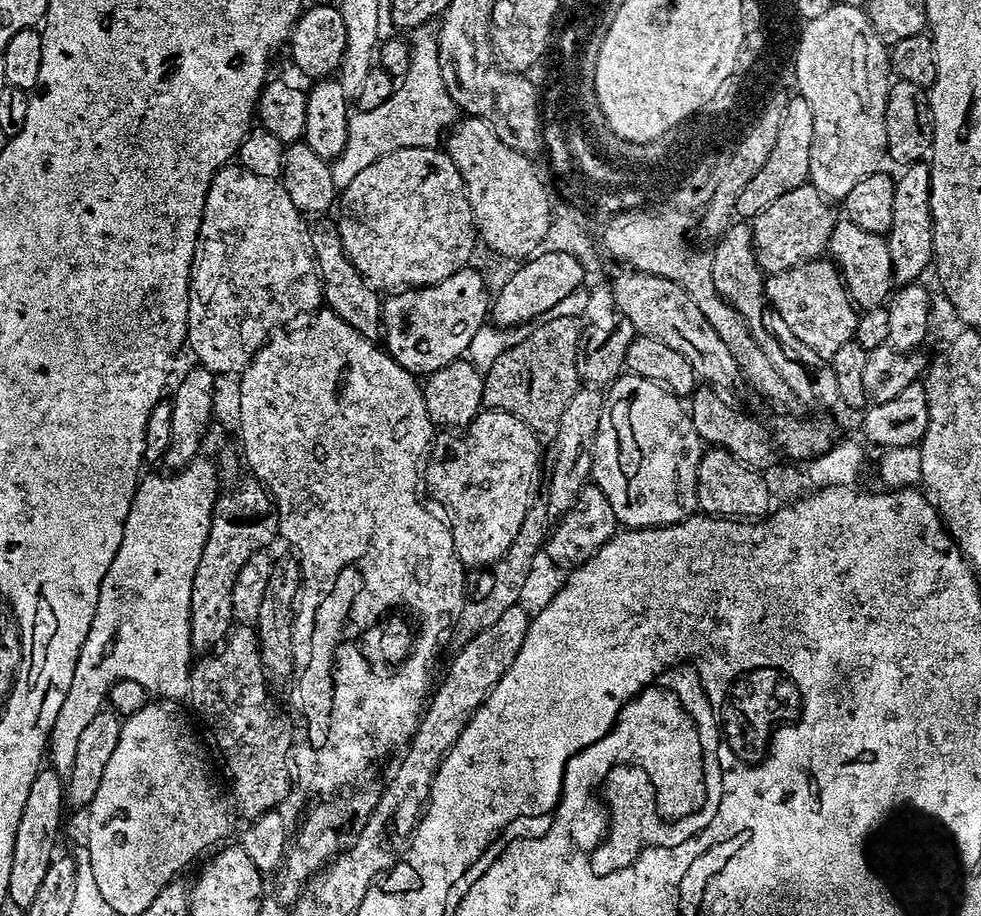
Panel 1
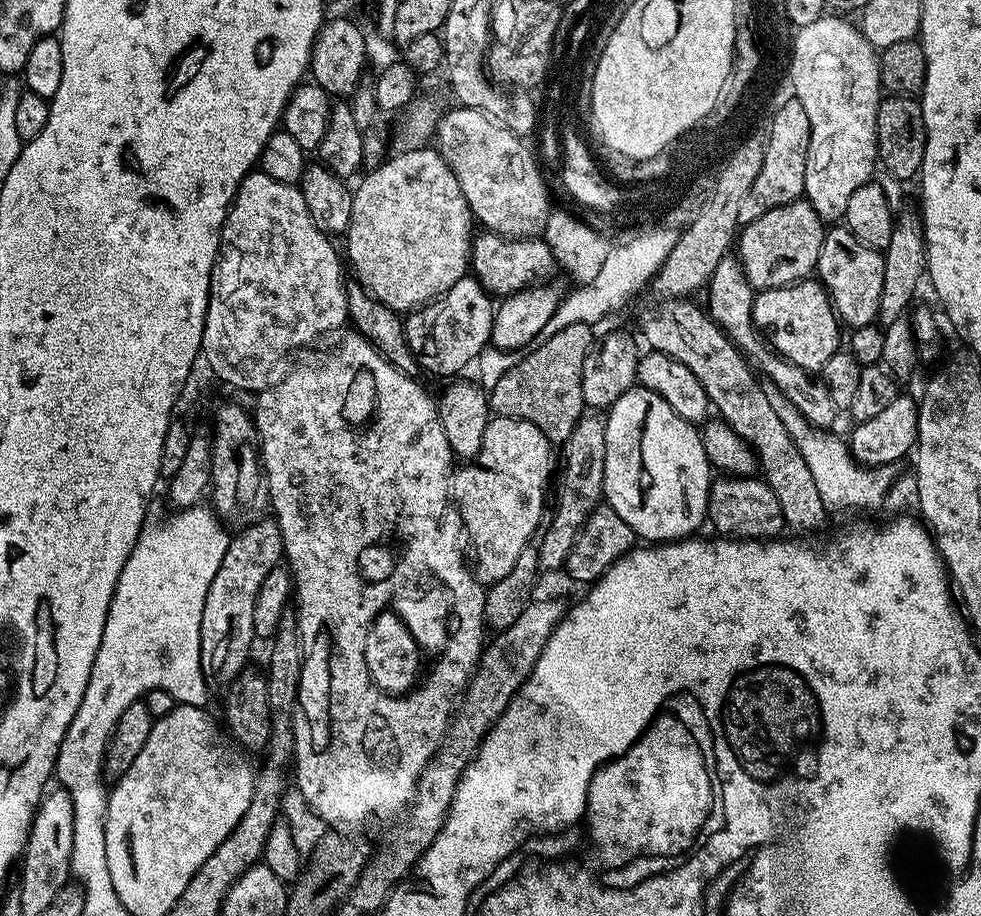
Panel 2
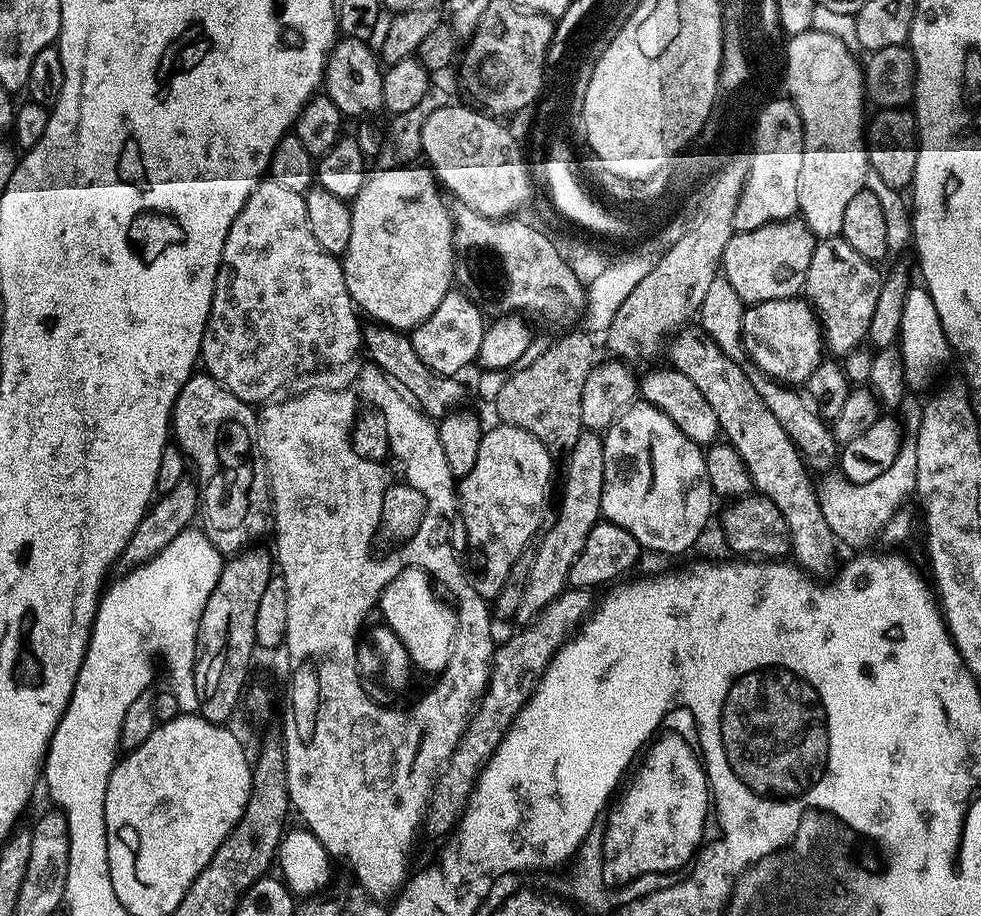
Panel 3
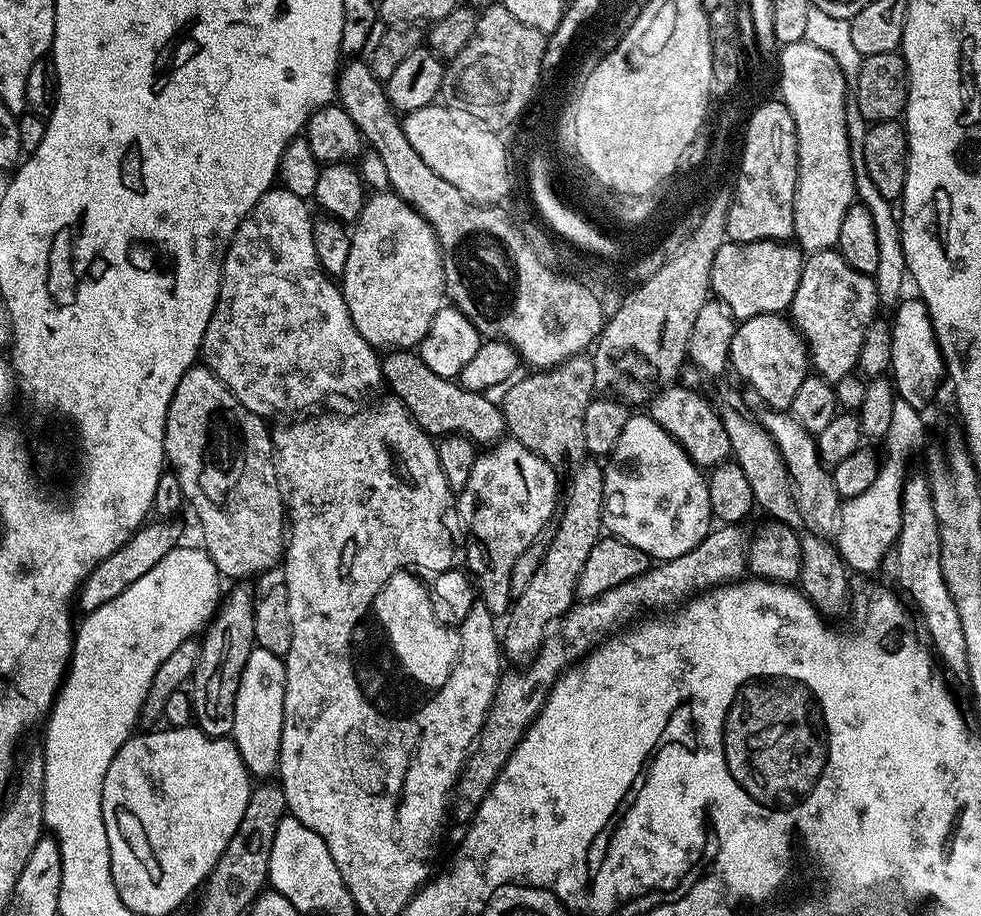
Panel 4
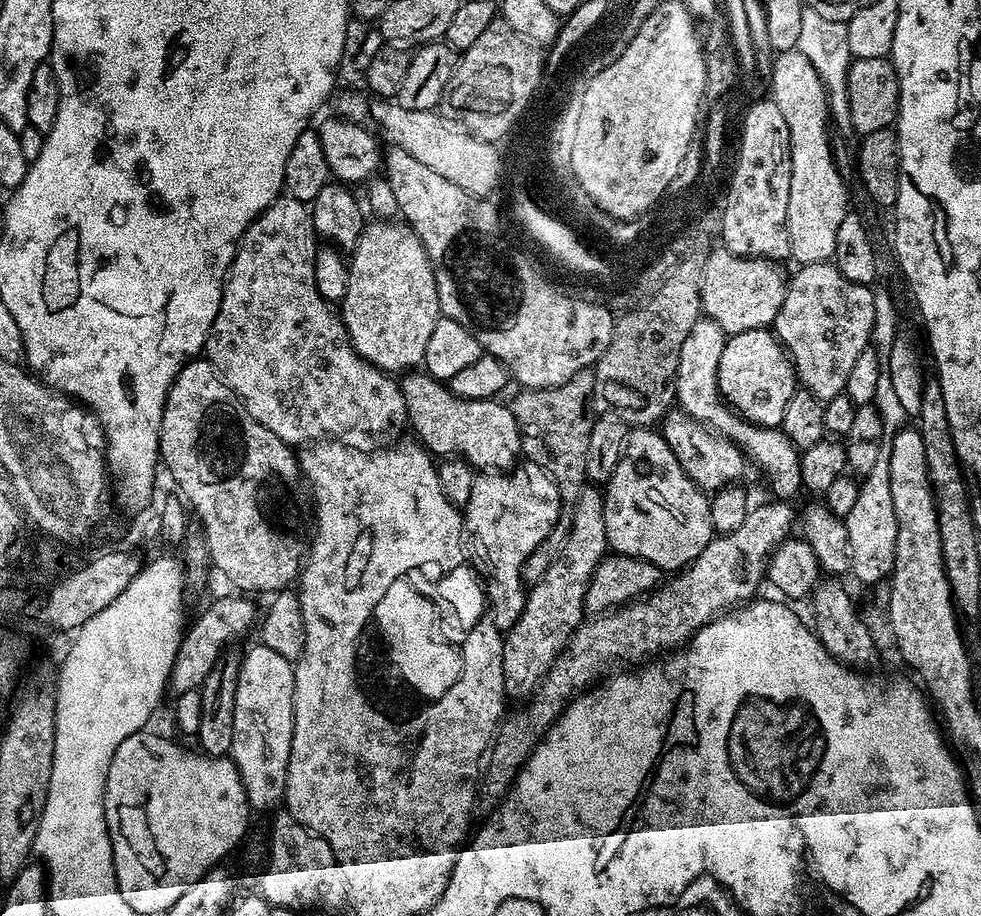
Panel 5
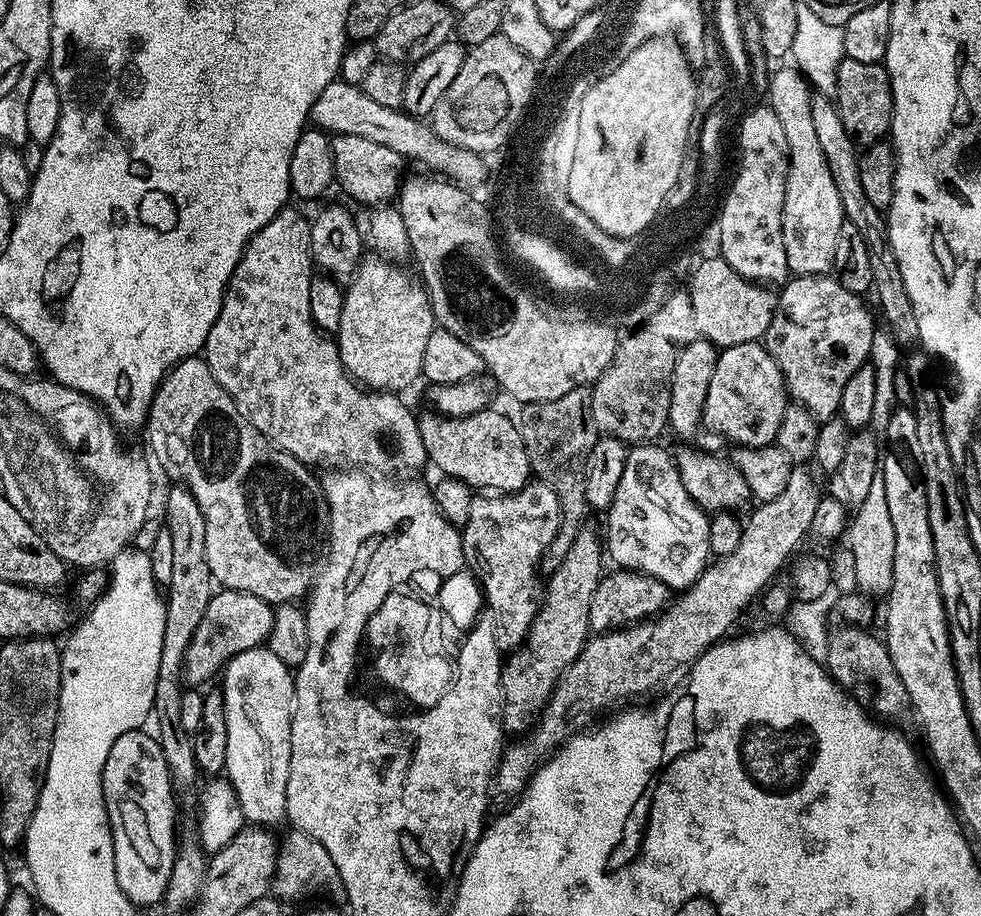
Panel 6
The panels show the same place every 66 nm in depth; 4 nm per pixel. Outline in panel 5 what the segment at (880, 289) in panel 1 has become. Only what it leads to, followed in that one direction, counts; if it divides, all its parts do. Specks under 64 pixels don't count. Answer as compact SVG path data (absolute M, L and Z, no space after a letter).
M825 262L823 264L806 264L795 269L797 272L791 273L790 279L787 281L788 289L786 290L786 298L782 302L782 310L778 314L774 325L776 338L779 340L781 346L788 354L789 360L796 368L797 381L810 394L814 394L822 402L832 400L836 395L844 392L846 386L846 378L850 378L850 369L854 367L854 361L858 359L858 354L862 354L864 348L869 347L872 339L872 327L874 326L874 298L873 289L866 284L859 284L858 282L850 282L850 278L846 278L839 270L837 270L835 263Z

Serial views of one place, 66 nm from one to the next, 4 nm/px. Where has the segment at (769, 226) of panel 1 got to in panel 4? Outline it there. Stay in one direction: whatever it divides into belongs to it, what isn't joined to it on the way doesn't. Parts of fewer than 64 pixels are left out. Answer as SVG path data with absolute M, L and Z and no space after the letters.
M726 242L718 250L718 254L714 254L711 295L728 307L736 322L754 318L758 314L787 313L792 307L794 290L798 290L805 259L805 253L792 242Z

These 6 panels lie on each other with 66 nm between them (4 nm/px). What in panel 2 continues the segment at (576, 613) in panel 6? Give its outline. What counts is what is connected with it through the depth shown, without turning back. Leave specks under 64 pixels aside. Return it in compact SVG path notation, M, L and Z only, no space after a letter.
M584 414L572 425L570 434L562 442L564 448L564 465L559 465L560 481L555 481L556 513L547 521L548 529L539 537L538 564L541 569L563 569L564 559L568 557L576 535L586 518L601 501L604 490L604 459L606 458L606 430L605 417L600 414Z

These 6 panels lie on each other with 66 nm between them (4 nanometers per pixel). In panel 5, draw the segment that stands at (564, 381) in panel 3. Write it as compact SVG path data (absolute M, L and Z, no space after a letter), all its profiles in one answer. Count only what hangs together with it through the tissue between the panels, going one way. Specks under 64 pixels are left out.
M585 370L562 382L562 386L520 390L510 404L518 422L523 459L537 464L556 483L564 506L576 504L578 494L586 486L586 452L594 423L592 395L595 377L595 371Z

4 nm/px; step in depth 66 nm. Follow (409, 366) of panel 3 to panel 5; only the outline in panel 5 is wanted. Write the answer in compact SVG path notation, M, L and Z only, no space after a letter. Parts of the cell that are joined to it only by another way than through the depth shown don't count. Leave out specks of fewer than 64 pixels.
M409 370L399 377L402 398L408 411L407 423L416 431L415 439L436 458L459 458L472 465L476 470L511 470L517 467L522 456L520 431L511 407L500 404L495 398L471 400L456 396L449 385L442 380L435 380L424 370Z

